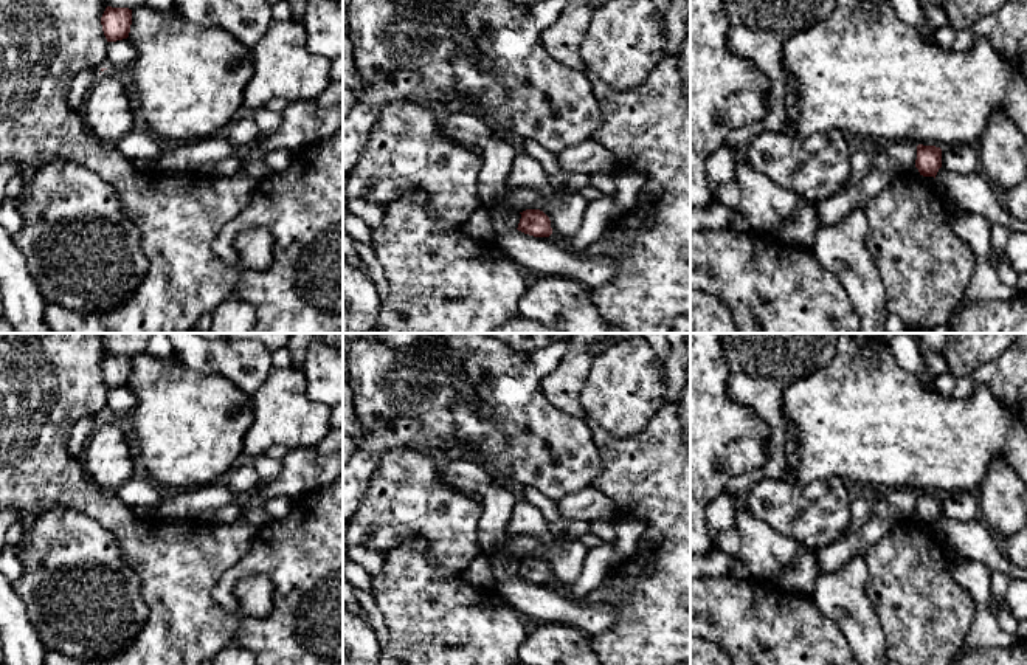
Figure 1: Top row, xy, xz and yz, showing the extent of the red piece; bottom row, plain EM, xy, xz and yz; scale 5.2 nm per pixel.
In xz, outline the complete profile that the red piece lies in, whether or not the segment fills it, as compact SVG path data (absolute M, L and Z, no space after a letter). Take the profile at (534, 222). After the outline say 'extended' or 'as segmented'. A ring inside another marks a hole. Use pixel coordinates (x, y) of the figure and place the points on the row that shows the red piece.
M526 209L521 214L518 231L534 237L549 237L552 234L549 217L540 209Z; as segmented

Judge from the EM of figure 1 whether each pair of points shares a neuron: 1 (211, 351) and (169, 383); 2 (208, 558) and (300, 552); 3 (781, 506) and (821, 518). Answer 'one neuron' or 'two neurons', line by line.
1: two neurons
2: two neurons
3: one neuron

